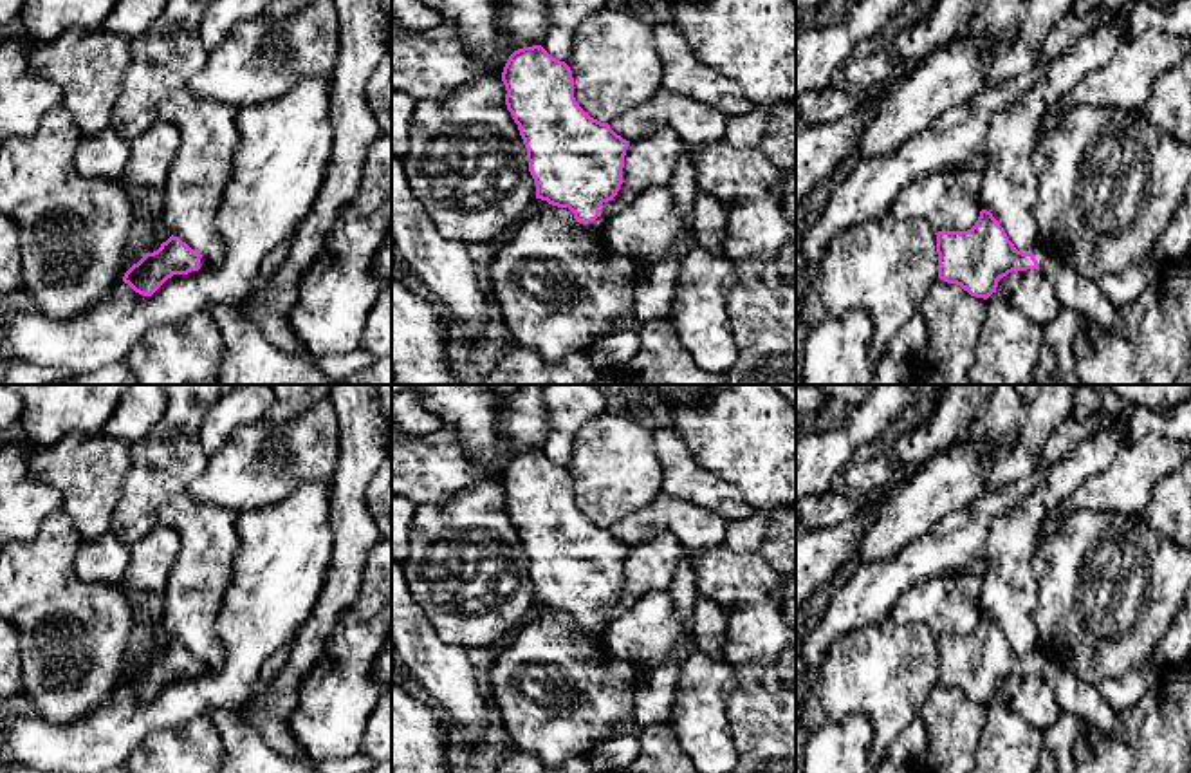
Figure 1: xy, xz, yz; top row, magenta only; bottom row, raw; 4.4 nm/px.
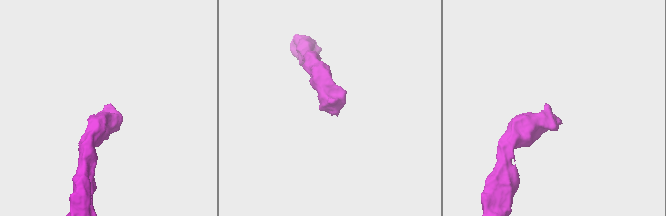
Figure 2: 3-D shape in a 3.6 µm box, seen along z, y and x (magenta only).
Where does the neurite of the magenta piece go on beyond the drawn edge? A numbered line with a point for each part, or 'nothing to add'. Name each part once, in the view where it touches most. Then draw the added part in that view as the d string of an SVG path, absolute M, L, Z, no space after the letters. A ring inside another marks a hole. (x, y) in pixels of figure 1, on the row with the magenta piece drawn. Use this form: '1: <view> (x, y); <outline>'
1: xz (600, 223); M599 208L599 217L596 220L586 224L577 222L577 226L594 233L603 233L606 222L608 222L608 215L605 215L603 210Z

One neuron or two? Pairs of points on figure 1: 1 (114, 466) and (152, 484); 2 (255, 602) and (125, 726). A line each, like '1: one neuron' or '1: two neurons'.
1: two neurons
2: one neuron

